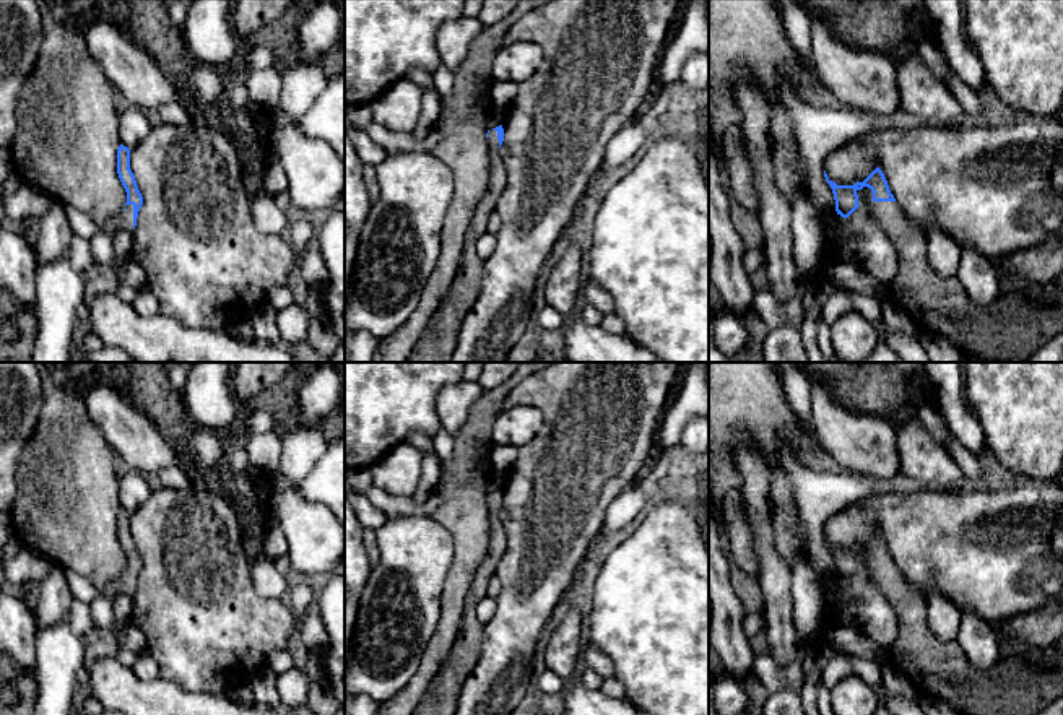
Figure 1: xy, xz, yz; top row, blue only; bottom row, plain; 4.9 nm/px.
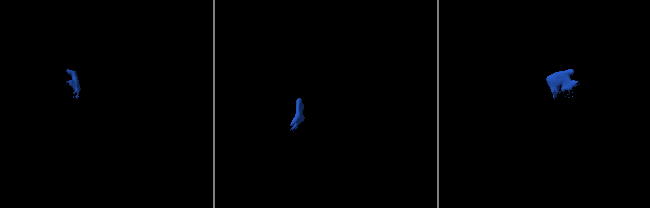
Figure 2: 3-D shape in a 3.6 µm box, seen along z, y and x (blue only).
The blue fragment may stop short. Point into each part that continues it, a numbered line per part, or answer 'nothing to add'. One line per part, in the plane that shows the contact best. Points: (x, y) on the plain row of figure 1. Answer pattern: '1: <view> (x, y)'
1: yz (1018, 684)

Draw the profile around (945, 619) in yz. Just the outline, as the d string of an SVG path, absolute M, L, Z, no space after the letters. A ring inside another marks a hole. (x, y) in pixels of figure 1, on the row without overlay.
M930 574L928 585L928 624L943 640L957 637L962 613L954 603L935 588L935 575Z

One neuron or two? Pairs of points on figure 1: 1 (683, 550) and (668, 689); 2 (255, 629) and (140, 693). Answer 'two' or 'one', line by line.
1: one
2: two

